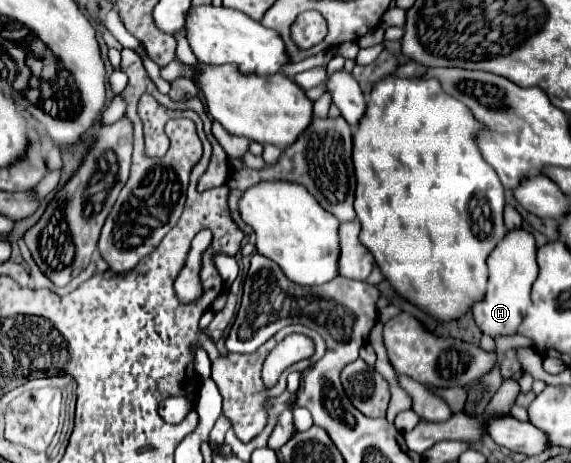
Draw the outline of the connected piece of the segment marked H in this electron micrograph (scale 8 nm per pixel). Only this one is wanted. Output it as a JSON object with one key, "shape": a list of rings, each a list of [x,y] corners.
{"shape":[[[526,230],[508,232],[506,240],[498,244],[498,250],[490,254],[488,268],[490,268],[490,278],[486,286],[486,296],[472,308],[476,326],[480,328],[482,334],[488,334],[490,338],[514,336],[526,316],[526,308],[530,304],[530,288],[538,276],[536,246],[532,234],[528,234]]]}

